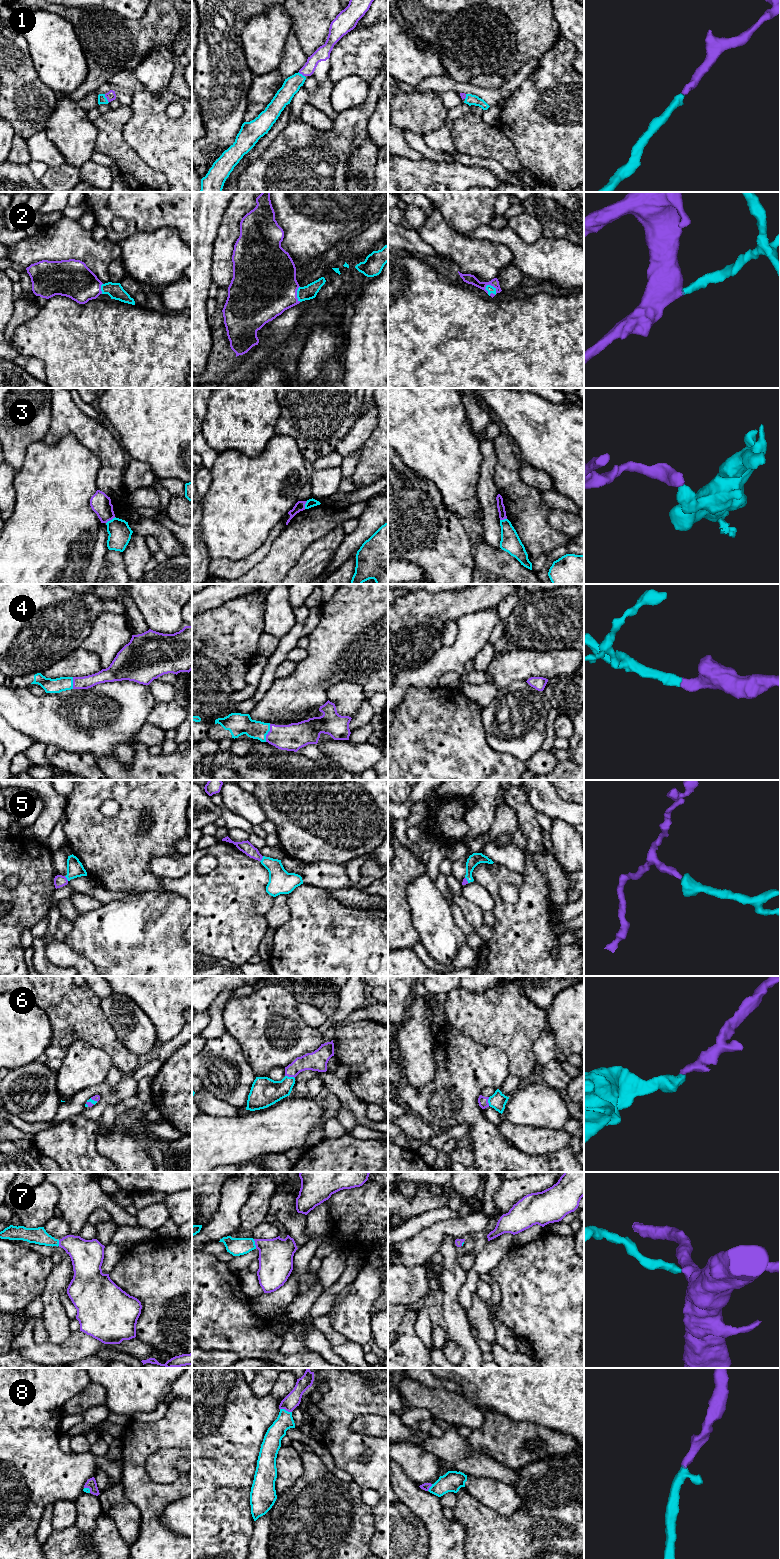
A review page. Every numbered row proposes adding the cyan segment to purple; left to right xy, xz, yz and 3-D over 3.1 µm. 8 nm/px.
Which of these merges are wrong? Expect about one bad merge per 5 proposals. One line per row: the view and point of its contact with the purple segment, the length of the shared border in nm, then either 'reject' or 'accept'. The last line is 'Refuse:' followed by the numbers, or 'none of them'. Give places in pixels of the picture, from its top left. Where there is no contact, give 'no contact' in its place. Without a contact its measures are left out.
1: xy (106, 97) | 80 nm | accept
2: yz (490, 294) | 110 nm | accept
3: xy (110, 519) | 90 nm | reject
4: xz (268, 733) | 150 nm | accept
5: xz (261, 859) | 50 nm | accept
6: xz (290, 1076) | 80 nm | accept
7: xz (255, 1243) | 80 nm | accept
8: xz (286, 1410) | 100 nm | accept
Refuse: 3

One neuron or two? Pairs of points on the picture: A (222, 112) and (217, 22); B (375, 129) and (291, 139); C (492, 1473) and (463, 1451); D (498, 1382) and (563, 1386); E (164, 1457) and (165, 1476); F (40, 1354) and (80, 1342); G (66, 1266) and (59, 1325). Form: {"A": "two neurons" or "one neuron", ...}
{"A": "one neuron", "B": "two neurons", "C": "one neuron", "D": "one neuron", "E": "one neuron", "F": "one neuron", "G": "one neuron"}

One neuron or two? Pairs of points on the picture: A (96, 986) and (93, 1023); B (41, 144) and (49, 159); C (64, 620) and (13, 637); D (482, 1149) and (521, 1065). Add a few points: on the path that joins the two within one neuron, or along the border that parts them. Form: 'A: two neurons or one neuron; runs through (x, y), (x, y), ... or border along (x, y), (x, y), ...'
A: two neurons; border along (88, 986), (101, 999)
B: one neuron; runs through (42, 148), (49, 155)
C: one neuron; runs through (51, 623), (26, 627)
D: two neurons; border along (502, 1051), (507, 1057), (508, 1071), (510, 1073)

